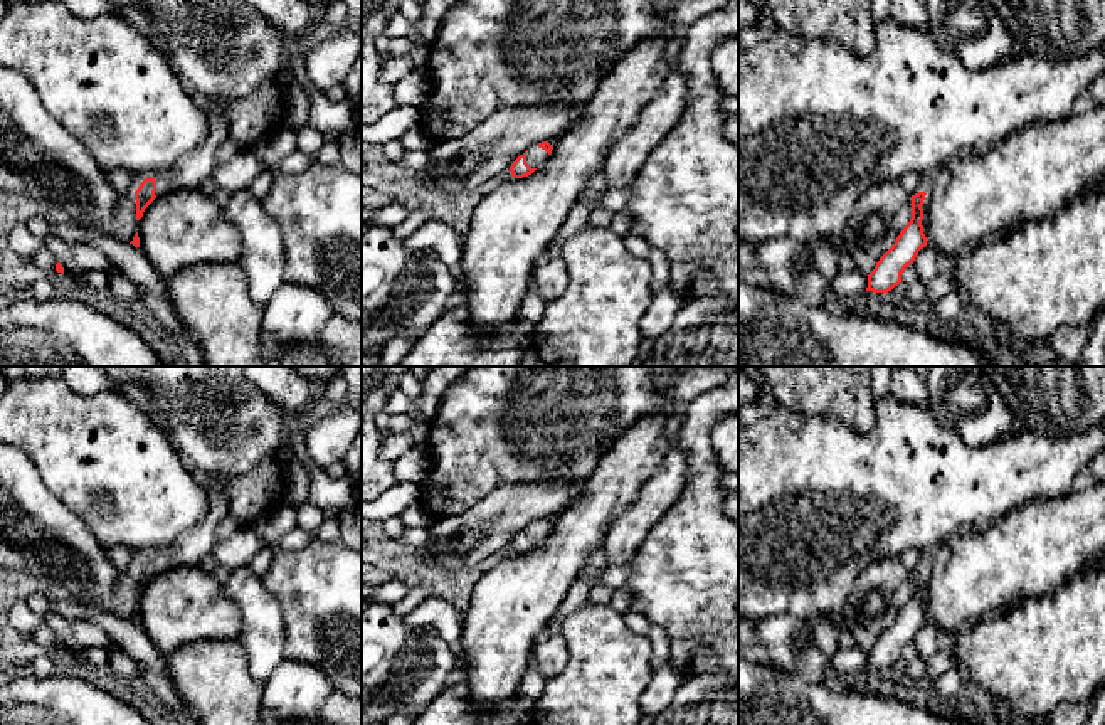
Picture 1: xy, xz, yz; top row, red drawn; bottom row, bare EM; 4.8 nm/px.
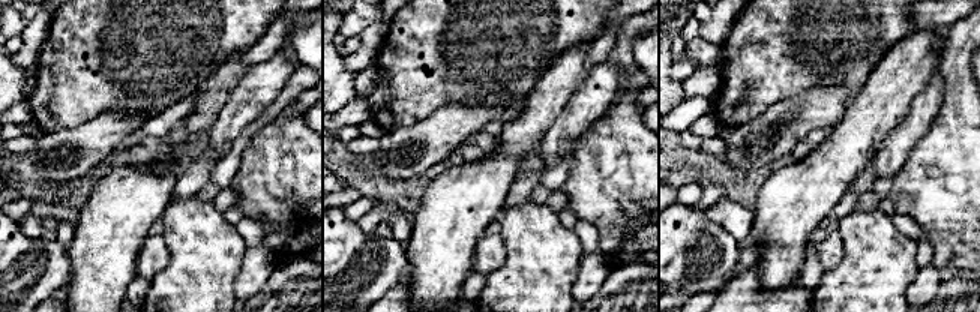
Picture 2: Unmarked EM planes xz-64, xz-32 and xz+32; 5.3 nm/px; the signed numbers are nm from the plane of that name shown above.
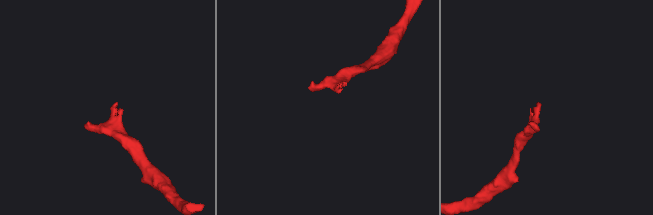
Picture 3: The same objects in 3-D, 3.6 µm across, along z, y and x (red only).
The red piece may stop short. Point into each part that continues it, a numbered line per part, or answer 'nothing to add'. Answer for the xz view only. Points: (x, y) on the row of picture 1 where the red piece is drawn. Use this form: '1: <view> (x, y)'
1: xz (535, 157)

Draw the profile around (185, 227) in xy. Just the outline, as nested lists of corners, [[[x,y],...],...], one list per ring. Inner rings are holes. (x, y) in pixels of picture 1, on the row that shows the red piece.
[[[207,187],[158,195],[138,220],[140,249],[163,276],[195,264],[235,262],[242,241]]]

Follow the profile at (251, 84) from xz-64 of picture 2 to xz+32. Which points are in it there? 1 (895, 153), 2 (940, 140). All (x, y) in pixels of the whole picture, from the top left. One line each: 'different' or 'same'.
1: same
2: different

